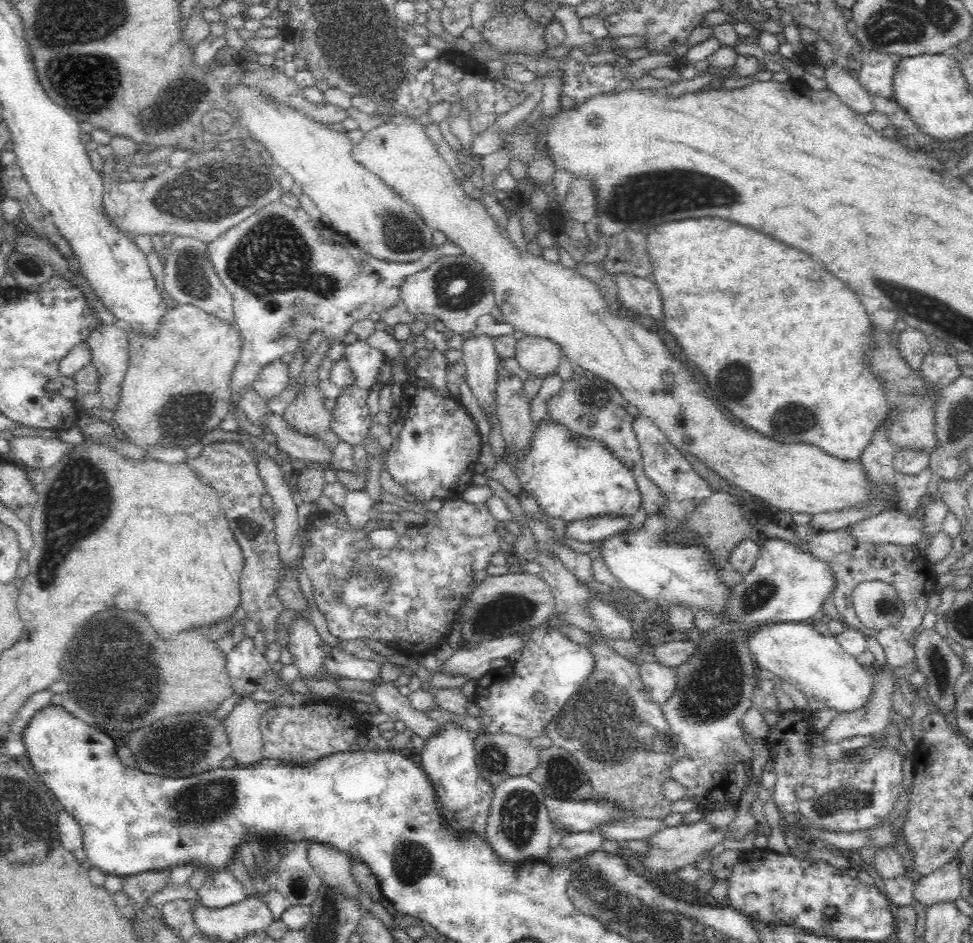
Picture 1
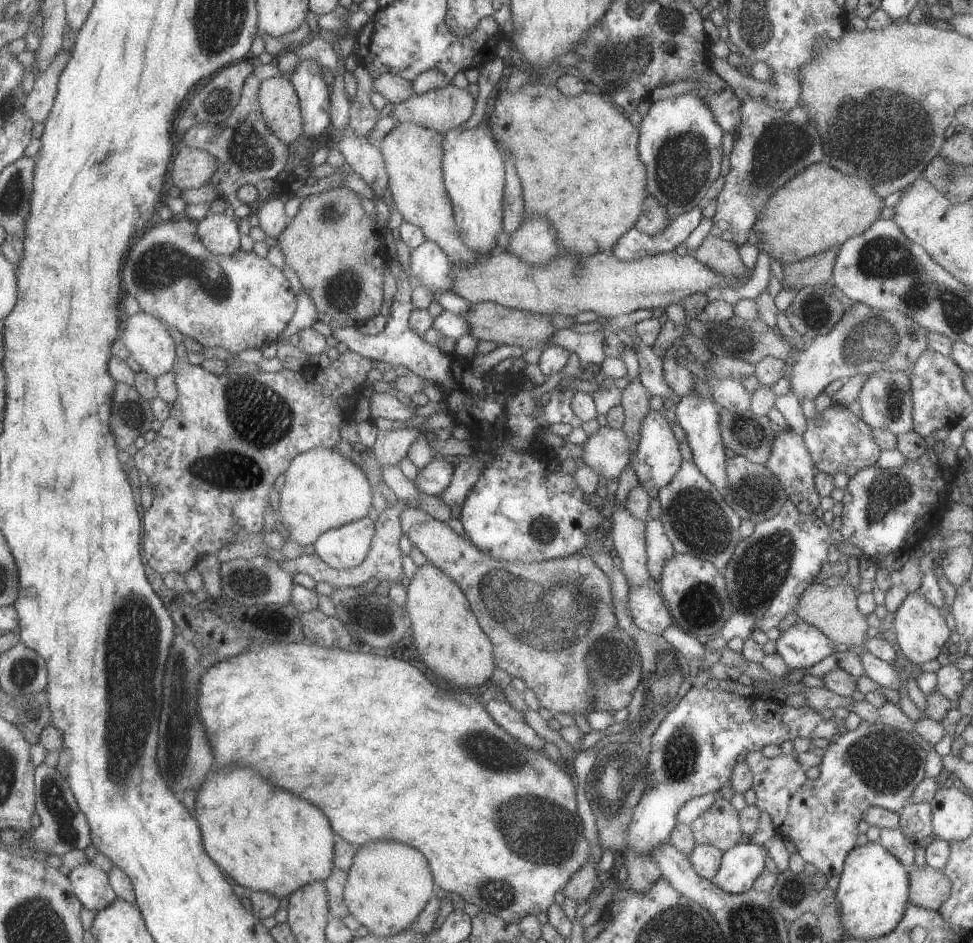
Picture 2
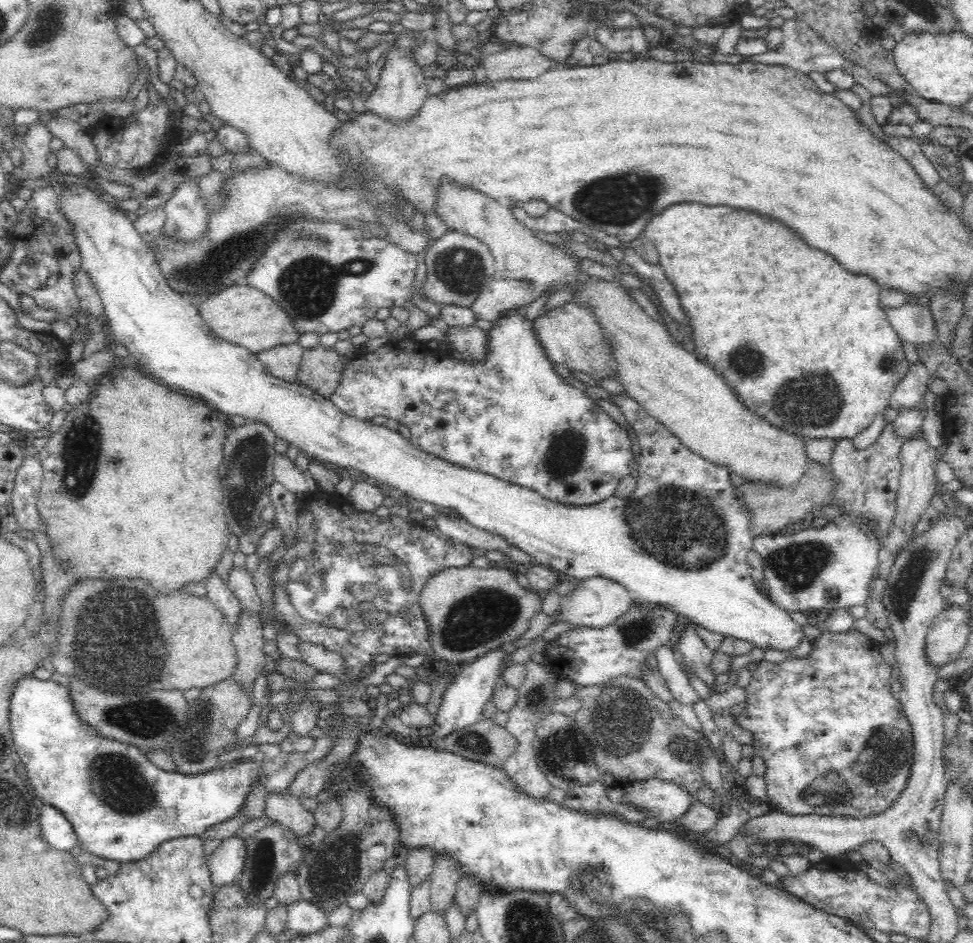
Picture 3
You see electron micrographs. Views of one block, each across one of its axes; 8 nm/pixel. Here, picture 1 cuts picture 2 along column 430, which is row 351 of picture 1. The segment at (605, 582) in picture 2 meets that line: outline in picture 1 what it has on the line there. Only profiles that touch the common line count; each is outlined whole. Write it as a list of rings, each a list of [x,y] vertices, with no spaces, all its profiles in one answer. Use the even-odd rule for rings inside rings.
[[[525,335],[515,344],[516,360],[528,379],[552,374],[562,355],[560,347],[546,338]]]

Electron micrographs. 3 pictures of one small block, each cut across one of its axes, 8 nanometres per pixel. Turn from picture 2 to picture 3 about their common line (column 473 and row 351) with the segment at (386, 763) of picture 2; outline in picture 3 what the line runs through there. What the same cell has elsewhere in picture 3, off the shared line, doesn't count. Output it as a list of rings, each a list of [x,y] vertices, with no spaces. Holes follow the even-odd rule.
[[[694,202],[670,206],[670,210],[664,210],[646,223],[642,236],[648,237],[654,243],[654,248],[658,251],[659,266],[680,296],[682,313],[686,315],[687,324],[692,328],[696,352],[706,358],[704,361],[724,380],[728,380],[727,385],[734,391],[738,400],[753,414],[786,432],[805,438],[846,440],[853,439],[862,430],[866,430],[874,418],[880,416],[889,406],[894,389],[909,370],[909,363],[904,355],[903,342],[888,322],[885,309],[881,306],[882,291],[870,278],[842,270],[842,266],[834,262],[834,258],[822,254],[822,250],[810,250],[796,234],[792,234],[792,230],[786,230],[786,226],[782,226],[780,222],[774,222],[772,218],[762,218],[754,212],[732,210],[728,206],[698,206]]]

